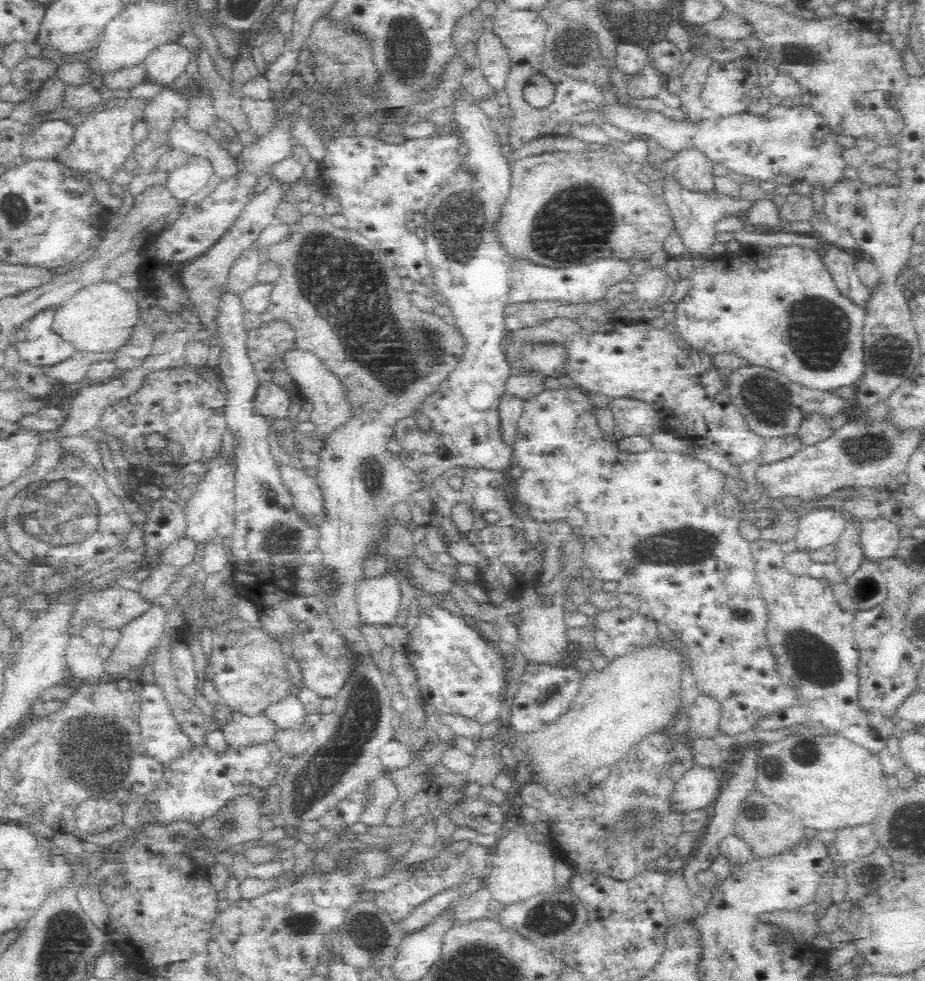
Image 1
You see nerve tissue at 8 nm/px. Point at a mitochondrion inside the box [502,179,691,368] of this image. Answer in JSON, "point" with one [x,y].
{"point":[576,223]}

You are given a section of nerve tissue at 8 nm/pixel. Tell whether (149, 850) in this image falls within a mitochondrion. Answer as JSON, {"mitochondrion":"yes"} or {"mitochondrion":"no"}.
{"mitochondrion":"no"}

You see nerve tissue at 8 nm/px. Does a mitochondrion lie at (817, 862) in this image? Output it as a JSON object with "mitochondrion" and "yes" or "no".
{"mitochondrion":"no"}

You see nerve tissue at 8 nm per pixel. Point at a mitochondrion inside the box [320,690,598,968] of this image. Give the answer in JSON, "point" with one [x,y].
{"point":[548,919]}

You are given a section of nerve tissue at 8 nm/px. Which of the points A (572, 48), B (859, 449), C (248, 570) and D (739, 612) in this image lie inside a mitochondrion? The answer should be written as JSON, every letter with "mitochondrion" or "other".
{"A":"mitochondrion","B":"mitochondrion","C":"mitochondrion","D":"mitochondrion"}

